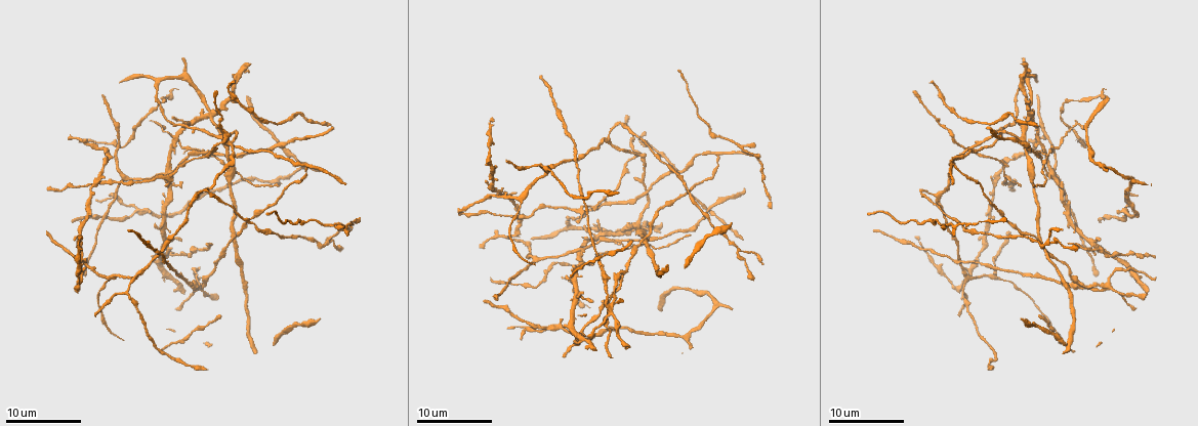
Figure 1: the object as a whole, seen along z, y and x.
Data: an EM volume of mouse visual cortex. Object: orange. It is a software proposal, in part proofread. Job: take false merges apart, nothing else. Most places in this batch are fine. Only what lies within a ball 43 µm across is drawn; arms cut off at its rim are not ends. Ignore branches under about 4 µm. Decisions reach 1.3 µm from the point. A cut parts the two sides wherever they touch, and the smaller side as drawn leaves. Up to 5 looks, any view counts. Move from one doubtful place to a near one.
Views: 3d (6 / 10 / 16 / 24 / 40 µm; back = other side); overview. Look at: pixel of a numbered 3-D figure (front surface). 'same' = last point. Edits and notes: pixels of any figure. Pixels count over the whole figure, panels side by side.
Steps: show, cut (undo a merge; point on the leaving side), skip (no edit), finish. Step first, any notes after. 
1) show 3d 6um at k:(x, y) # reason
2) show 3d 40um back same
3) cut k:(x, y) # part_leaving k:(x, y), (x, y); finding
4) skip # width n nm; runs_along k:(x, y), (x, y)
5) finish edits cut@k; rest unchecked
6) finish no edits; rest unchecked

show 3d 6um at 1:(622, 239) # three-way junction

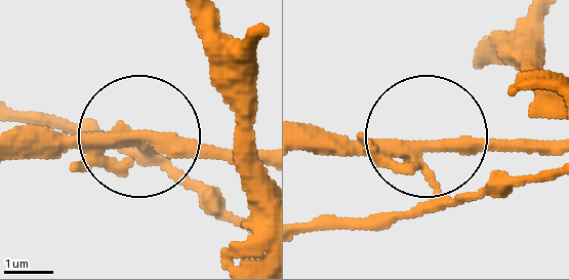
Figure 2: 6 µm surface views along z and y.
cut 2:(370, 222) # part_leaving 2:(402, 157), (427, 182), (422, 202), (299, 231); two neurons meet here

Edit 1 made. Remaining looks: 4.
show overview

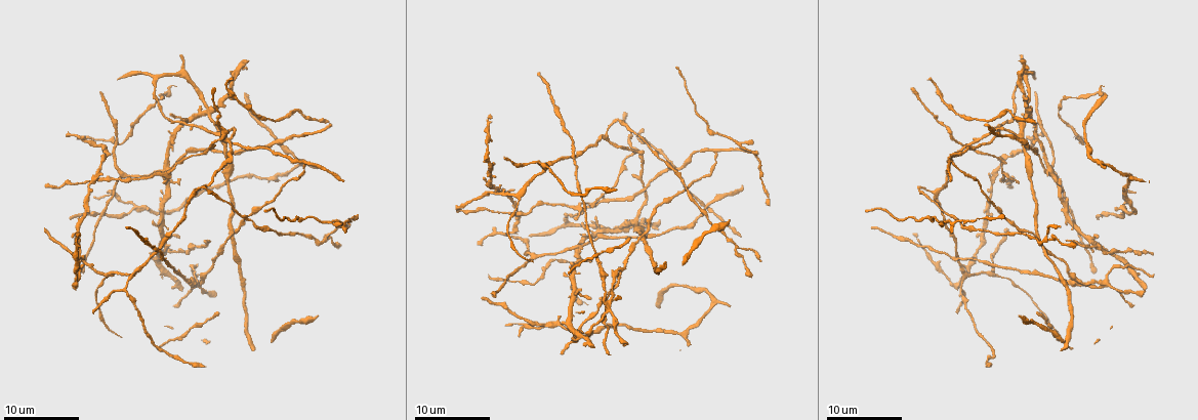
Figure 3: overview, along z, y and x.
show 3d 16um at 3:(1103, 284) # two arms at a narrow angle

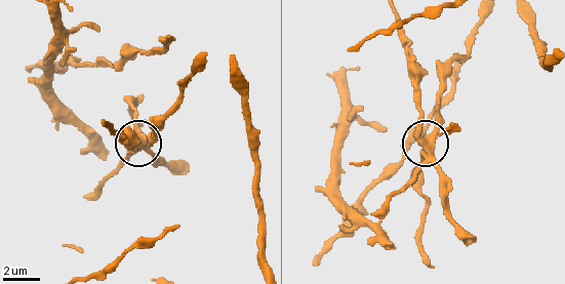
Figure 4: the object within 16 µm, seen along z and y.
show 3d 6um at 4:(424, 144)

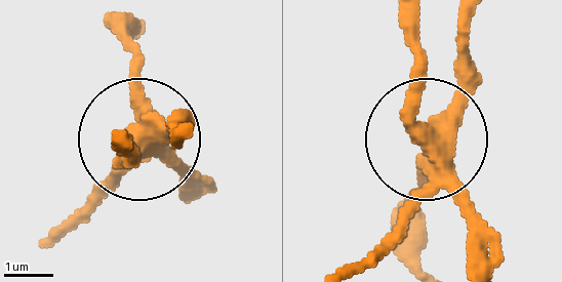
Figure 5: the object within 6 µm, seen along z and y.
cut 5:(179, 160) # side_arm 16 um; part_leaving 5:(428, 140), (411, 23); a second neuron is stuck on

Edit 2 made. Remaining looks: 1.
show 3d 16um at 3:(518, 196) # branch point

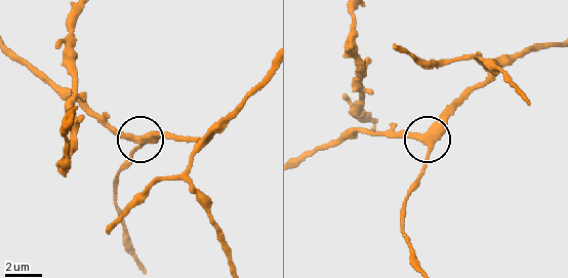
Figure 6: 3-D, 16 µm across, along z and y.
skip # arms 3; runs_along 6:(551, 42), (537, 42), (510, 55), (432, 133), (417, 183); one neuron here

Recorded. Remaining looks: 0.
finish edits cut@2, cut@5; rest unchecked

